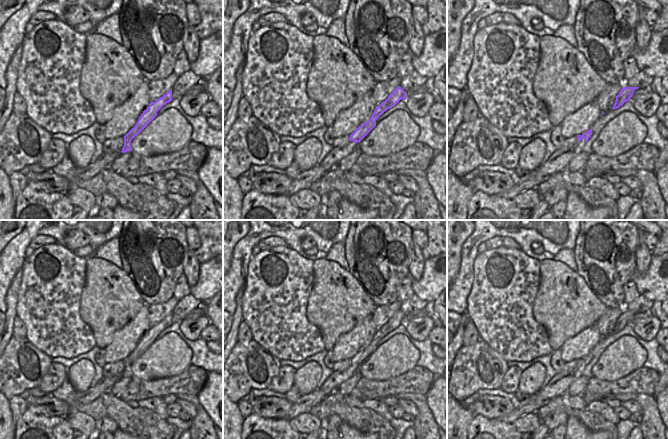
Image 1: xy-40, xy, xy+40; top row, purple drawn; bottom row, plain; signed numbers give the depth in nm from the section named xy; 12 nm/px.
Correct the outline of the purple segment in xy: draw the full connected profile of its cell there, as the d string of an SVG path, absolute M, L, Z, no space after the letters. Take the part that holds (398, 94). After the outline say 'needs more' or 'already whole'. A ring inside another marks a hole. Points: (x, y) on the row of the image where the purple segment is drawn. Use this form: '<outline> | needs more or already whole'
M398 86L379 106L376 106L371 118L359 126L351 135L350 141L344 147L332 149L320 162L319 166L328 172L335 168L339 161L350 155L358 146L359 142L376 126L376 120L388 109L394 107L401 99L406 100L406 92Z | needs more

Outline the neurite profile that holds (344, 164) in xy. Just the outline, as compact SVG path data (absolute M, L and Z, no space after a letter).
M357 147L350 155L341 159L336 167L341 171L350 171L351 166L356 162L360 154L361 151Z

